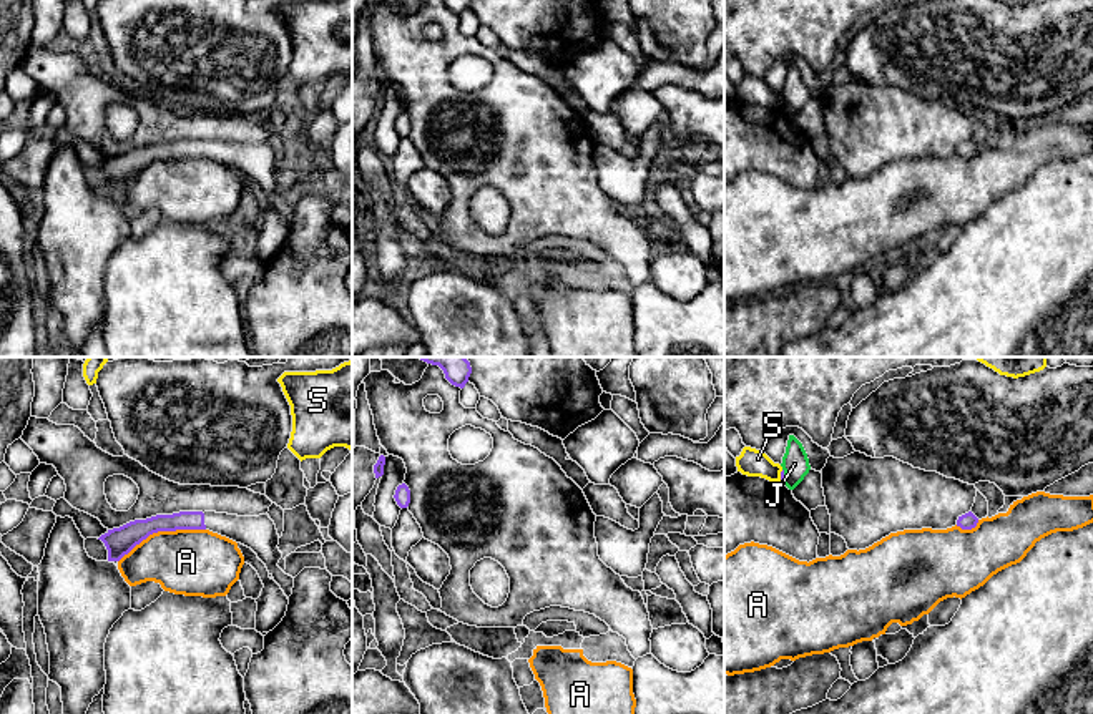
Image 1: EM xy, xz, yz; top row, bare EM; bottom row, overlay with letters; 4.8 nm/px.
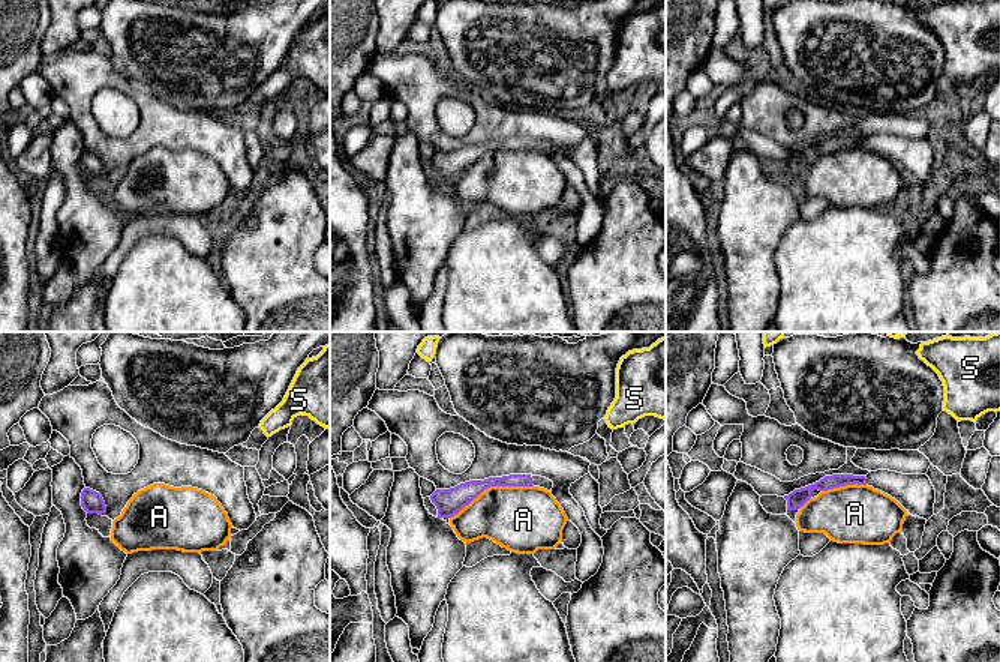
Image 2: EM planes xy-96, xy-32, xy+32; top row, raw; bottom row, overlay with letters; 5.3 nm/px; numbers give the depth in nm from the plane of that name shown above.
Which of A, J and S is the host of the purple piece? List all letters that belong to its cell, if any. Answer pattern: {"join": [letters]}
{"join": []}

